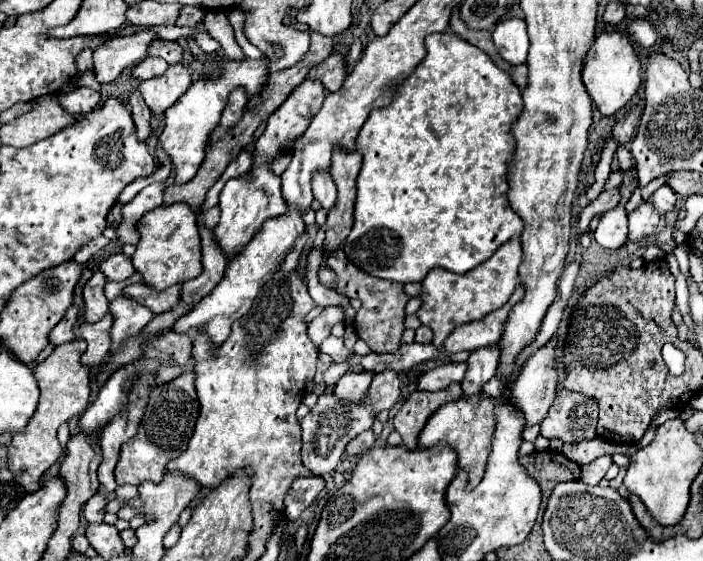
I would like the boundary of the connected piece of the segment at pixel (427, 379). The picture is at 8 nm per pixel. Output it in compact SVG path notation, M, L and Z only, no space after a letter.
M441 363L429 371L425 371L419 381L419 391L441 391L447 389L451 383L461 383L463 369L467 369L465 363Z

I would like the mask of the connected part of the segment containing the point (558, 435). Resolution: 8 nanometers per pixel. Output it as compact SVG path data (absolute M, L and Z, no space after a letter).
M567 389L557 391L555 403L541 423L541 435L547 439L561 439L563 443L579 443L597 437L595 399Z

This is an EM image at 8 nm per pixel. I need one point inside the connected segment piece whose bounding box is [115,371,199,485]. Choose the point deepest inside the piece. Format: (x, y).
(170, 416)

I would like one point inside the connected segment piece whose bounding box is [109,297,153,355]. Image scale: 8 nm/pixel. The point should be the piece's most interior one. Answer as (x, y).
(129, 318)

